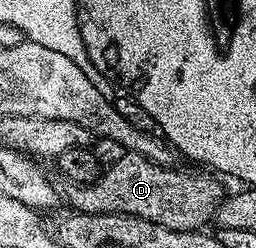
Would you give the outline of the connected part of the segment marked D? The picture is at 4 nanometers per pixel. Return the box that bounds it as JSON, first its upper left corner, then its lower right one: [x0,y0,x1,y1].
[68,152,223,232]

